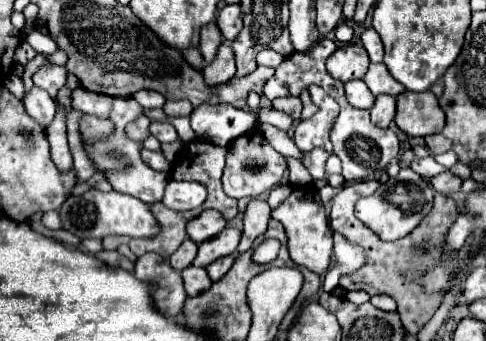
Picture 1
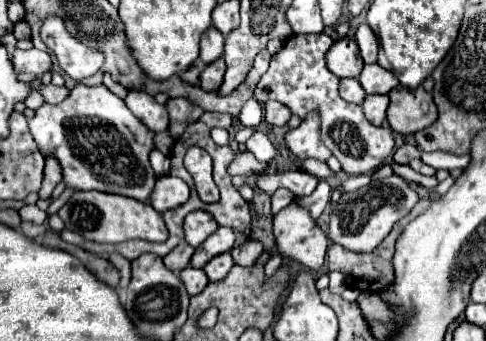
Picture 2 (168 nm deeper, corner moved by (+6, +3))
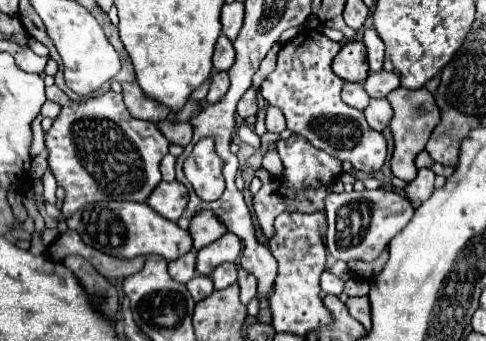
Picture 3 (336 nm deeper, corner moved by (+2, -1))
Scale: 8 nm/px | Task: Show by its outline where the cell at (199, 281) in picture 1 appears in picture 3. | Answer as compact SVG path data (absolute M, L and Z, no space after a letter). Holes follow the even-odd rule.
M204 275L192 277L192 279L186 283L186 287L188 287L188 291L192 293L194 301L202 301L202 299L206 299L206 297L214 291L212 279L210 279L210 277L204 277Z

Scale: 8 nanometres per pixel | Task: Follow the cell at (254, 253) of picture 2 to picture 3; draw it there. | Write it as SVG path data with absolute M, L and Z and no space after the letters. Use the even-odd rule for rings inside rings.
M238 267L238 283L240 283L240 301L246 305L256 295L256 279L250 271Z

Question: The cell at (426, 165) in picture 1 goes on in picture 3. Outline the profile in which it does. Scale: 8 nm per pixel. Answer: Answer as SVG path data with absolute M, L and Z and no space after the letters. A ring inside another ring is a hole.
M418 169L418 177L408 183L406 193L410 201L426 201L434 191L434 171L432 169Z

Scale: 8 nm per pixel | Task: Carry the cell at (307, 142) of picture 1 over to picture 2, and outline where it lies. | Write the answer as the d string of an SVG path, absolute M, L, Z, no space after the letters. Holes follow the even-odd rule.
M310 113L296 129L288 131L284 135L284 141L286 141L288 151L298 161L310 159L310 157L328 161L328 157L332 155L320 139L320 115L316 115L316 113Z

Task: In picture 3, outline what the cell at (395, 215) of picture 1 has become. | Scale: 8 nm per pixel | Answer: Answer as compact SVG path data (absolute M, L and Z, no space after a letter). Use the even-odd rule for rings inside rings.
M374 189L374 191L344 191L340 195L330 193L326 199L326 245L328 251L334 259L340 261L374 261L382 249L390 243L390 239L404 229L410 219L414 217L414 207L412 203L398 191L384 191L384 189Z

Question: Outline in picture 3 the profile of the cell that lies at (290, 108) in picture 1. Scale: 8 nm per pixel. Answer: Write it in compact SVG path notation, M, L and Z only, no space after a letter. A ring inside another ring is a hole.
M268 107L266 111L266 129L272 133L282 133L286 129L286 119L278 107Z

